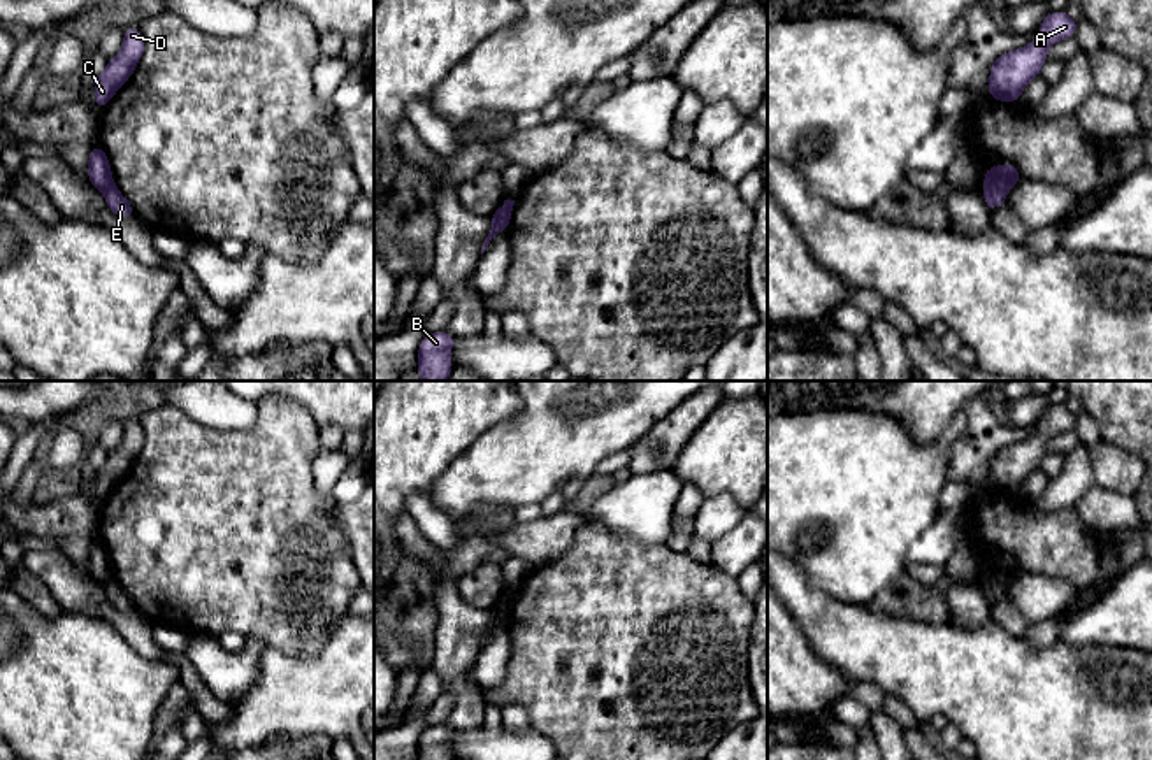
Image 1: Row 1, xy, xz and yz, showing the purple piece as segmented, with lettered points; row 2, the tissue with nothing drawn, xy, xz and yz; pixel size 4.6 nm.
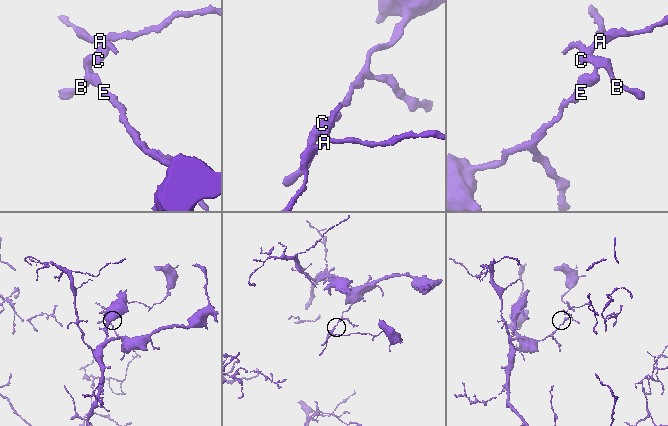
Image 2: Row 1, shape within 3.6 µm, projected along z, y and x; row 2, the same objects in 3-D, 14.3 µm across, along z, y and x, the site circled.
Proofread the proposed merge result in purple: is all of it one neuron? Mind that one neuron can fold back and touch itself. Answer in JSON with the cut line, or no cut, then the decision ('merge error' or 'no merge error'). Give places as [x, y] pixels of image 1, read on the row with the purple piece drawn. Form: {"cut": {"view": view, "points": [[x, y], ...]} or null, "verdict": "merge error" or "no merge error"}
{"cut": {"view": "yz", "points": [[986, 185], [993, 185], [1005, 193]]}, "verdict": "merge error"}

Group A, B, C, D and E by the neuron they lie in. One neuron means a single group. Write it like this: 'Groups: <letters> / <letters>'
Groups: A B C D / E

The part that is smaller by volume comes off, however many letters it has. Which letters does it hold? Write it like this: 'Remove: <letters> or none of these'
Remove: A, B, C, D

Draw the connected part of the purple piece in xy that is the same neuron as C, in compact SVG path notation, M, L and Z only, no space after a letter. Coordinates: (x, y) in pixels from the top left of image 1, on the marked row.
M126 28L123 32L121 51L107 61L102 75L95 77L95 105L102 111L114 93L130 79L132 72L144 53L144 37L140 28Z

